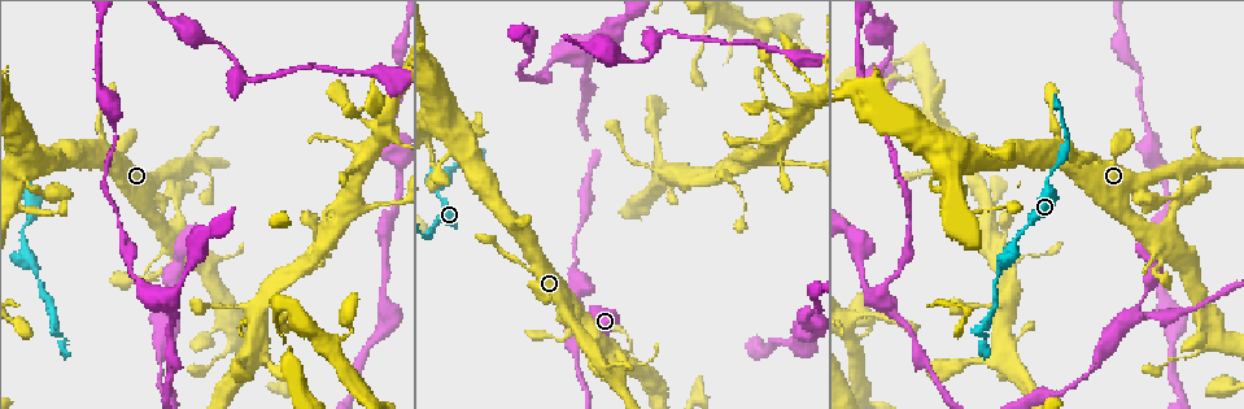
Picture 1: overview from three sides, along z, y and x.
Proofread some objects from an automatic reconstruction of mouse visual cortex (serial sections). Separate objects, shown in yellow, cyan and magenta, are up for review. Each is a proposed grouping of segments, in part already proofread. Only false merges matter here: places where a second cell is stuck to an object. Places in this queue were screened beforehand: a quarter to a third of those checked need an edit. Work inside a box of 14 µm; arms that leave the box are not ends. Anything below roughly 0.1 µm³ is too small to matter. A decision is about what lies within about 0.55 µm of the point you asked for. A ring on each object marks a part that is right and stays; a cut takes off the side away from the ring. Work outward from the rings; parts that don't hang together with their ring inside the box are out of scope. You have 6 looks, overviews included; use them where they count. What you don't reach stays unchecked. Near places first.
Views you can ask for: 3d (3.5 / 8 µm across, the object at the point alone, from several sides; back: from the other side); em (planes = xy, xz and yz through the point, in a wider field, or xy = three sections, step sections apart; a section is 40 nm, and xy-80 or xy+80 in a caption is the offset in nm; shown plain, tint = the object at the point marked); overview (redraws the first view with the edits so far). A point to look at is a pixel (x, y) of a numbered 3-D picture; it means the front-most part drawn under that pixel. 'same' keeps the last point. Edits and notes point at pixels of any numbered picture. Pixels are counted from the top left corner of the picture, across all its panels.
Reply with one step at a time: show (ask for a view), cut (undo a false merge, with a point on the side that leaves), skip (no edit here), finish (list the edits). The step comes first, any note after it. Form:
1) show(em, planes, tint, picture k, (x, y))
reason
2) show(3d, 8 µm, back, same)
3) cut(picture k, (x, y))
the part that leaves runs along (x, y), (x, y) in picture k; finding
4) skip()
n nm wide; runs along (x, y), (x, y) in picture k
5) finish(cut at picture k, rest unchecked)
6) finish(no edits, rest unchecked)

show(3d, 3.5 µm, picture 1, (1162, 265))
sudden change in width

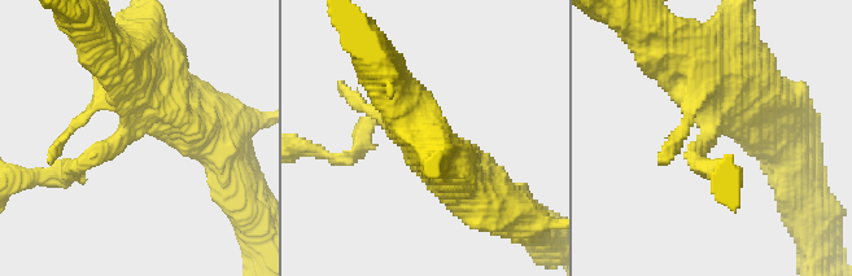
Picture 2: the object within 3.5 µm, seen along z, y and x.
show(em, xy, step 1, tint, picture 2, (708, 136))
arms of 200, 700 nm; now the EM

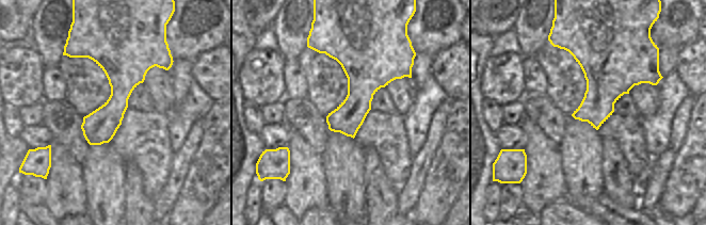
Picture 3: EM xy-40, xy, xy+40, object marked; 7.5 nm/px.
show(em, xy, step 5, tint, same)

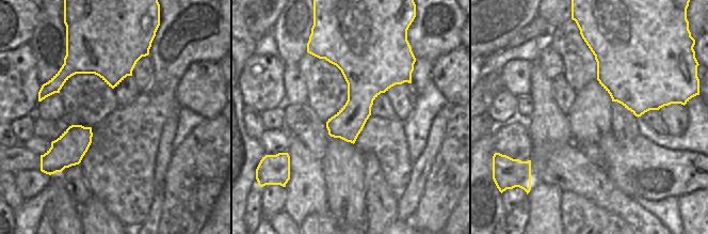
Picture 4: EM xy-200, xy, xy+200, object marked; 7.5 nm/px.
skip()
runs along (118, 58), (130, 123), (70, 170) in picture 2; one cell here

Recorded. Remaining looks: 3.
show(3d, 8 µm, picture 1, (1137, 313))
three-way junction

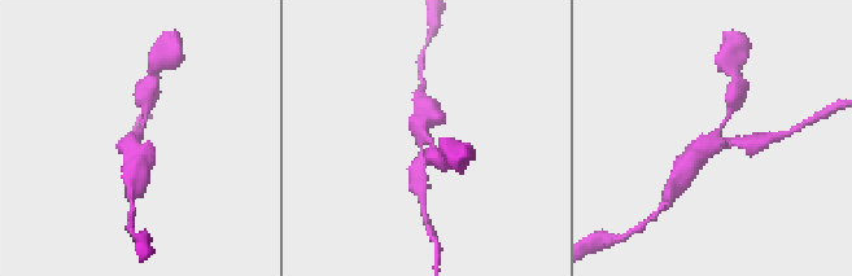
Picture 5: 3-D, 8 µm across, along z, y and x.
show(em, xy, step 3, tint, picture 5, (426, 139))
3 arms; arms of 150, 200, 600 nm; now the EM

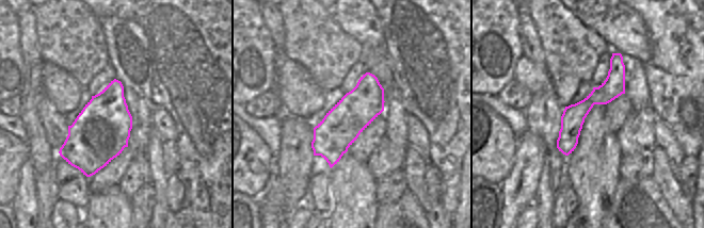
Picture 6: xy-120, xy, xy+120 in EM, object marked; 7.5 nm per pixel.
skip()
runs along (732, 106), (715, 139), (689, 165) in picture 5; one cell here

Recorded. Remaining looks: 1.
finish(no edits, rest unchecked)

